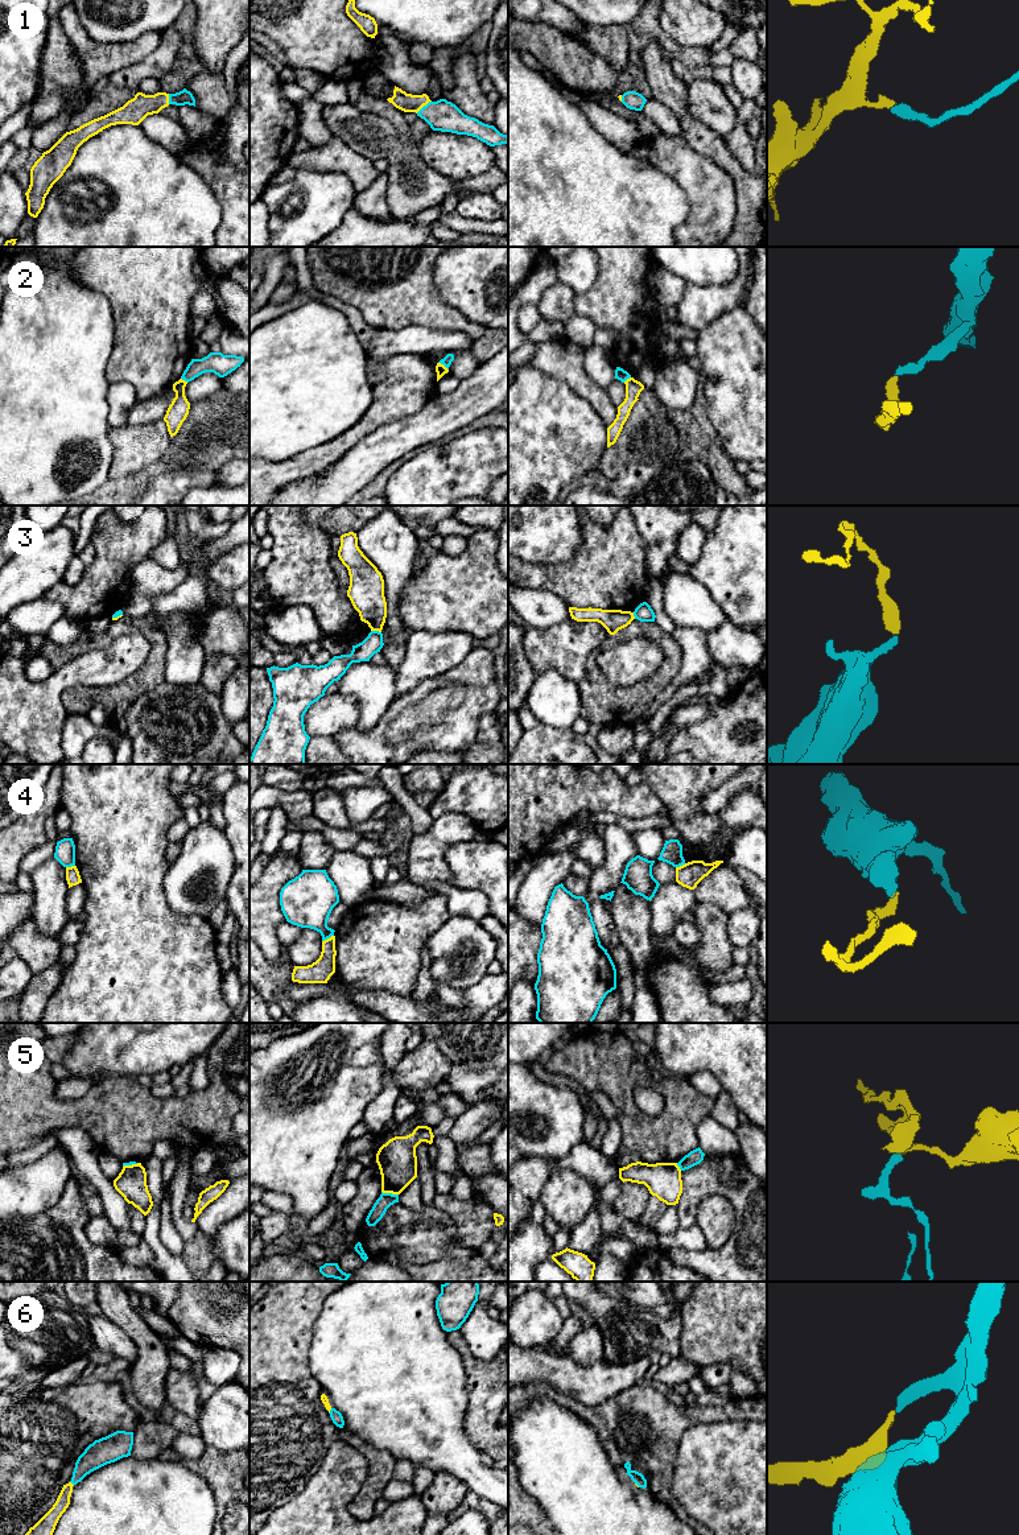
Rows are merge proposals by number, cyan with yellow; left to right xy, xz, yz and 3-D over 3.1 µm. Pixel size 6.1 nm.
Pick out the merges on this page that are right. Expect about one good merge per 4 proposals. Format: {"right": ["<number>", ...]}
{"right": ["1", "6"]}

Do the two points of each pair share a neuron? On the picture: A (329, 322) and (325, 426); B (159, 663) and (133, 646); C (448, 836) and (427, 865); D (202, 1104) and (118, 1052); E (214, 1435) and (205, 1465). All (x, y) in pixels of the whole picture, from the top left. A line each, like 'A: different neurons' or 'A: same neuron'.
A: same neuron
B: different neurons
C: same neuron
D: different neurons
E: different neurons

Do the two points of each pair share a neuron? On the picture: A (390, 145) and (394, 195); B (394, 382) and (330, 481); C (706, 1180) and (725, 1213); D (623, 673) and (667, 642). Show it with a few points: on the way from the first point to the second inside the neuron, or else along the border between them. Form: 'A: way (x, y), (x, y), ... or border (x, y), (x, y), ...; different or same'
A: way (401, 157), (401, 184); same
B: border (378, 428), (362, 437), (329, 466); different
C: border (735, 1209), (722, 1196), (706, 1195), (694, 1213); different
D: border (630, 636), (646, 636), (661, 650), (652, 676); different

